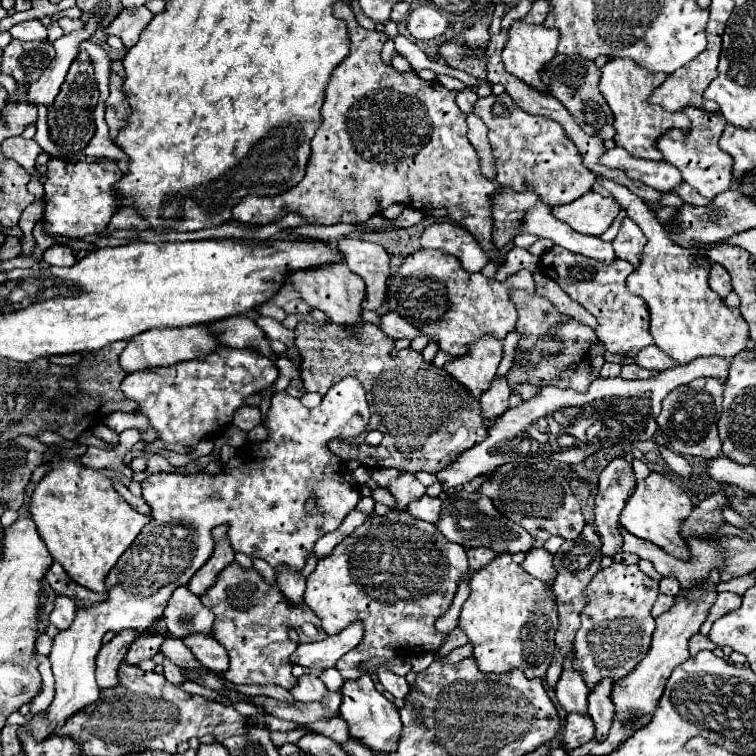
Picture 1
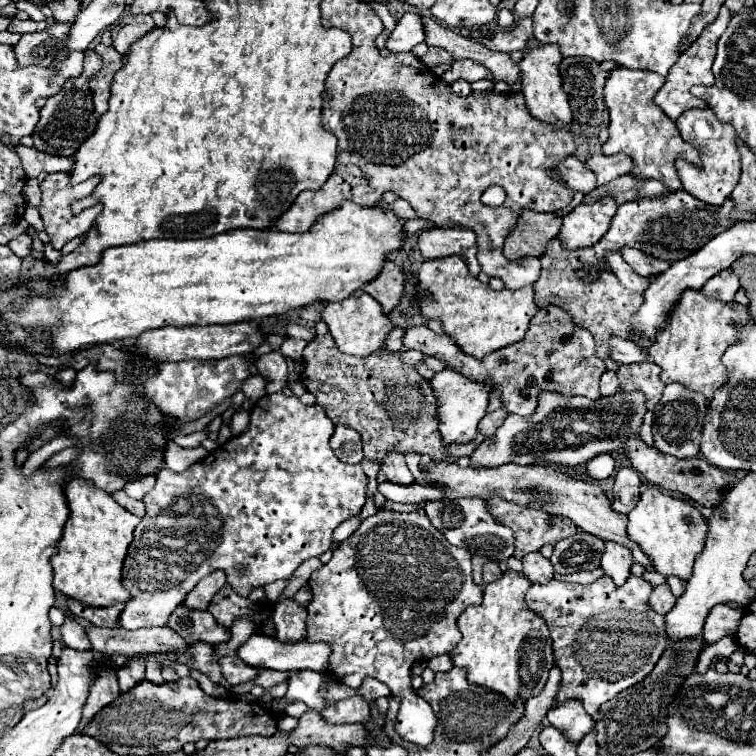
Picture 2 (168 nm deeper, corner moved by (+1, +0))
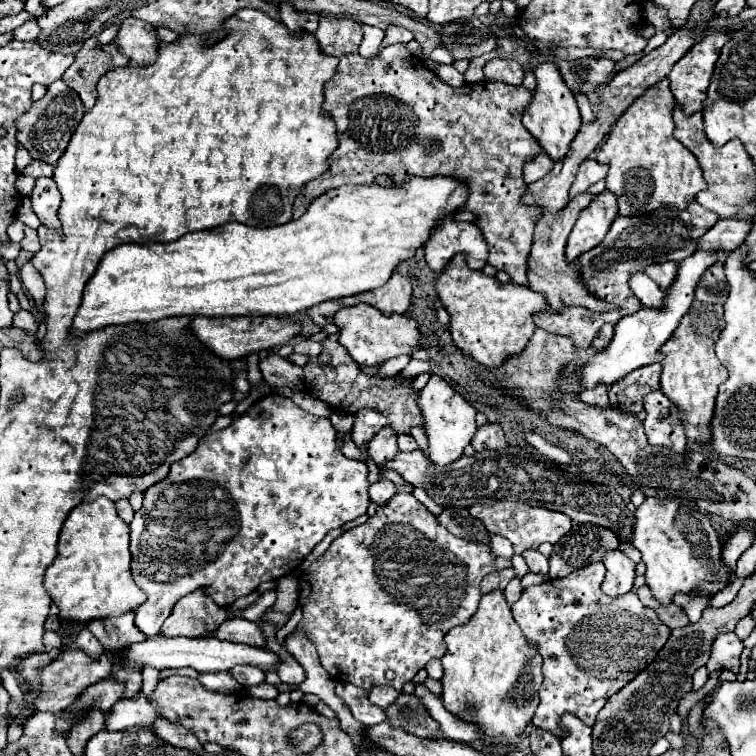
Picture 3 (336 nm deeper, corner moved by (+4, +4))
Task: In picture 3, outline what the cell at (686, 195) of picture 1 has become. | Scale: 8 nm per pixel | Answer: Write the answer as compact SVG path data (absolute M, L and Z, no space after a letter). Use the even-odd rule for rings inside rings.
M582 194L574 200L568 202L568 206L558 212L558 214L546 214L538 220L536 224L536 232L534 232L534 244L532 244L532 250L530 250L530 256L528 256L528 286L534 290L534 292L540 292L544 294L544 298L548 300L548 304L556 310L562 310L562 306L584 306L592 312L610 312L610 310L616 310L618 306L612 306L600 298L596 298L594 294L588 294L588 288L584 286L584 282L580 282L580 264L578 262L572 262L568 264L566 262L566 256L564 256L564 246L566 246L566 238L580 214L580 210L584 206L588 206L592 202L592 194Z

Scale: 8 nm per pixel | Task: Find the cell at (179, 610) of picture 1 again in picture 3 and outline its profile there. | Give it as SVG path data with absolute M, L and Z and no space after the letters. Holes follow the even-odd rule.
M232 618L220 624L220 628L214 632L220 640L230 642L244 642L248 646L266 646L266 636L262 628L256 622L248 622L242 618Z

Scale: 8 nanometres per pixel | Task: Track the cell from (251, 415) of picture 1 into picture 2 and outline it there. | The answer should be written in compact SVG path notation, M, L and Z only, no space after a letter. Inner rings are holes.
M241 408L233 414L233 420L231 420L231 434L233 436L239 436L243 434L243 430L247 430L247 422L251 422L251 412Z

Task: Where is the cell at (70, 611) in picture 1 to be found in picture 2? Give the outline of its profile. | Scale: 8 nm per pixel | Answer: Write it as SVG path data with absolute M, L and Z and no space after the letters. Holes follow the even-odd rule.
M67 614L65 622L61 624L61 638L63 638L63 644L69 646L69 648L91 650L91 644L89 644L89 638L85 634L85 628L71 614Z

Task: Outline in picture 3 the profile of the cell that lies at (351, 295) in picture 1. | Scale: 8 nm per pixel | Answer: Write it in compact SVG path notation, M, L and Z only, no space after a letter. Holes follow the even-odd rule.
M358 304L352 308L342 306L334 316L334 324L340 328L340 344L360 366L384 364L390 358L412 354L416 348L420 348L420 330L412 318L398 314L384 316L380 310L368 304Z

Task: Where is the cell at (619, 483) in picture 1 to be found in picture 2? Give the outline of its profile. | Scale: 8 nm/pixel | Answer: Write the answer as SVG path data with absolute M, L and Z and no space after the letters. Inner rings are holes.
M605 540L605 550L601 556L601 568L605 570L607 576L613 578L613 582L617 586L621 586L627 576L631 574L631 564L633 564L633 556L631 550L627 550L625 546L619 546L617 542Z

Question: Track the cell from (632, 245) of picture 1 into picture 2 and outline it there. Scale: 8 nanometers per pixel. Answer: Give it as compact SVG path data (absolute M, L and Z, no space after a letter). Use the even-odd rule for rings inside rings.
M625 246L621 250L625 262L639 274L639 276L655 276L655 274L661 274L663 270L667 270L669 262L665 260L659 260L659 258L653 258L649 254L643 254L641 250L635 250L631 246Z

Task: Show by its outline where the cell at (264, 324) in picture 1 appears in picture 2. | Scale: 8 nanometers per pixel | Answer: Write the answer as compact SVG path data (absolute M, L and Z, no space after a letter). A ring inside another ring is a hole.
M285 338L285 342L281 344L281 352L291 358L291 360L299 360L301 358L301 352L305 348L305 340L295 340L295 338Z

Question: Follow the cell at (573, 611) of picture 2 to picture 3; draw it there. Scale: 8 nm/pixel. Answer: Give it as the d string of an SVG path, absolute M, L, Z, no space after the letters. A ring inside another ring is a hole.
M602 562L590 564L572 572L566 578L556 578L526 588L520 600L512 606L514 620L520 624L522 634L526 636L528 644L538 646L538 654L544 660L542 662L544 682L538 692L540 706L532 718L532 724L556 734L558 738L560 734L564 734L564 730L558 728L558 718L562 718L564 714L574 714L586 726L594 726L596 714L604 708L608 698L618 690L622 690L628 682L632 682L632 678L636 678L636 674L656 658L656 654L662 650L670 634L670 628L660 622L654 610L642 606L642 602L634 592L618 598L604 596L600 590L602 580L604 580Z

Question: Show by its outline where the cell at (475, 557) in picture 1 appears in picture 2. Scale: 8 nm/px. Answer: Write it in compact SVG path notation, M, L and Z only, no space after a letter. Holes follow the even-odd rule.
M487 560L485 566L483 566L483 582L489 584L489 582L493 582L493 580L499 578L499 576L501 576L501 568L499 568L499 564L497 564L495 560Z

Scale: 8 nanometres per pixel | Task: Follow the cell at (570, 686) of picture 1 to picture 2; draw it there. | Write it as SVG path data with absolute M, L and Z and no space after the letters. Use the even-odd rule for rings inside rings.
M577 698L563 702L563 706L553 706L547 714L547 720L555 728L563 730L573 742L579 742L593 728L593 718L583 710L583 704L579 704Z

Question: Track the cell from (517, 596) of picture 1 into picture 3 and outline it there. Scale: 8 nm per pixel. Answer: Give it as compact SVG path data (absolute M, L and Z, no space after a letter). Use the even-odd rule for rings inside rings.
M494 590L492 594L482 596L478 612L470 618L468 624L456 626L446 634L448 652L442 658L442 702L444 708L454 714L456 718L478 726L484 746L508 746L518 740L524 728L530 724L532 714L538 706L538 688L542 684L542 660L538 650L532 648L520 632L520 626L512 618L510 606L504 598L504 592Z

